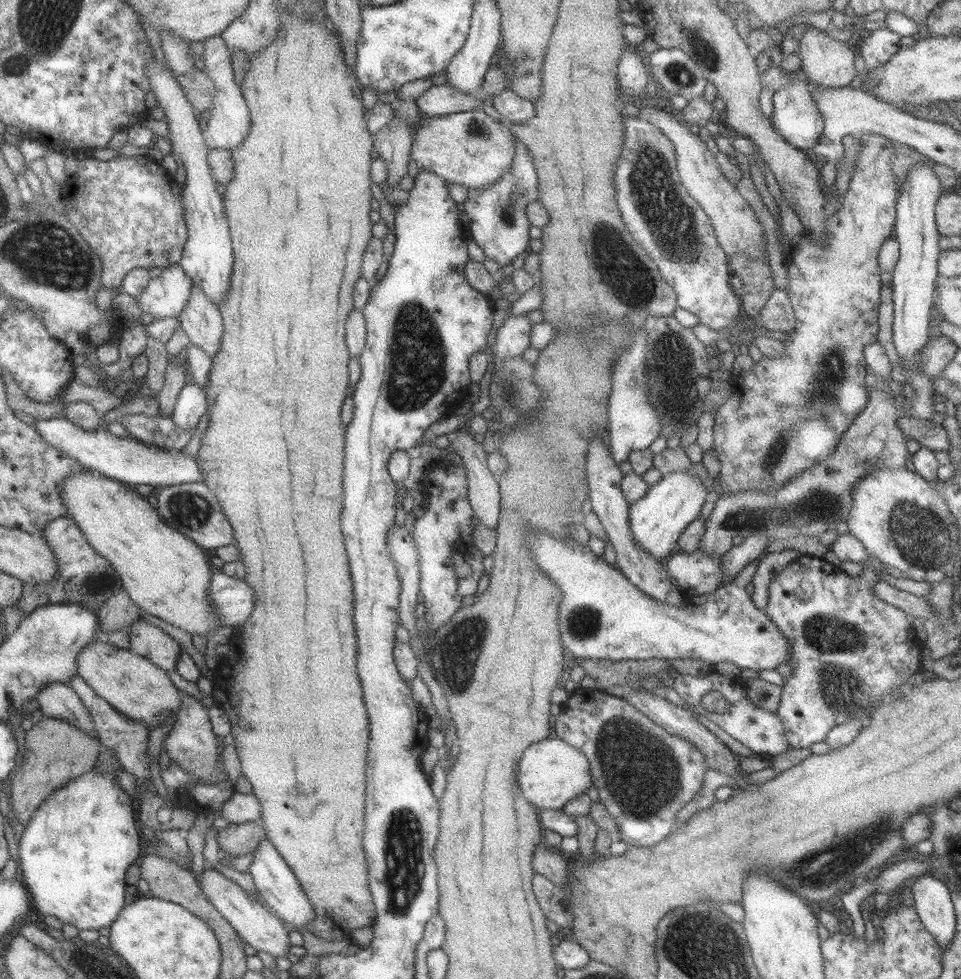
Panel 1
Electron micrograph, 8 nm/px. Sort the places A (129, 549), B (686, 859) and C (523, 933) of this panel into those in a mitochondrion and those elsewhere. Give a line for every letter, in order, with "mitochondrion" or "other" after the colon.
A: other
B: other
C: other

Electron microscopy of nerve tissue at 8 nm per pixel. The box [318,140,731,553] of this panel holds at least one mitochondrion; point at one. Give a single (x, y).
(418, 372)

